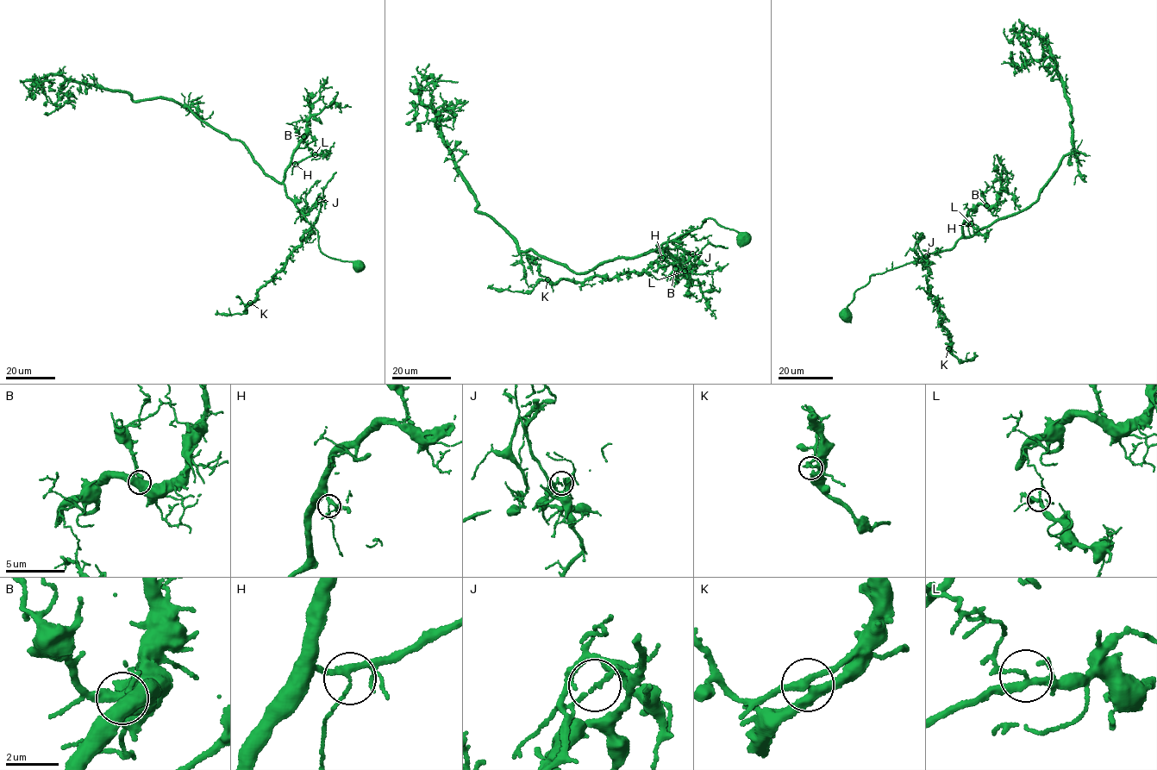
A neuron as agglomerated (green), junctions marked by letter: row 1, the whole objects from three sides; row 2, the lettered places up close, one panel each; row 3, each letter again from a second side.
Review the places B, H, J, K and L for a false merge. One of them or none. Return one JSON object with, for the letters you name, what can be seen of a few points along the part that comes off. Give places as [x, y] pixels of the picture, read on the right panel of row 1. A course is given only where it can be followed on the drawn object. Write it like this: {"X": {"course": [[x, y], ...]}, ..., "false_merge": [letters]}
{"J": {"course": [[926, 257], [928, 294], [944, 316], [940, 323], [949, 334], [951, 353], [961, 362], [975, 352]]}, "false_merge": ["J"]}

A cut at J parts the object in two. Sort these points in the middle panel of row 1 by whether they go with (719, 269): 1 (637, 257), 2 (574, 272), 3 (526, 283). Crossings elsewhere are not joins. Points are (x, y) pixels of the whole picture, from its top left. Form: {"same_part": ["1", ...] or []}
{"same_part": ["1", "2", "3"]}

